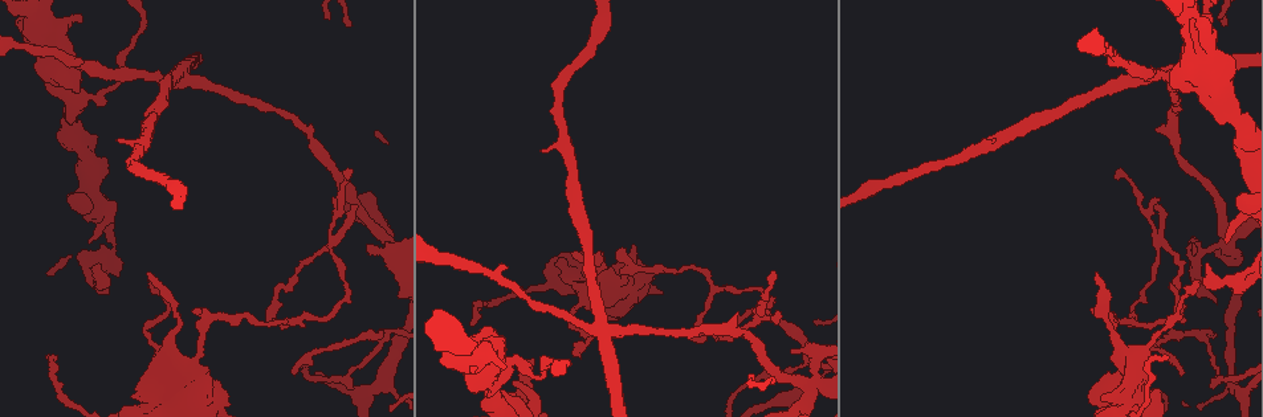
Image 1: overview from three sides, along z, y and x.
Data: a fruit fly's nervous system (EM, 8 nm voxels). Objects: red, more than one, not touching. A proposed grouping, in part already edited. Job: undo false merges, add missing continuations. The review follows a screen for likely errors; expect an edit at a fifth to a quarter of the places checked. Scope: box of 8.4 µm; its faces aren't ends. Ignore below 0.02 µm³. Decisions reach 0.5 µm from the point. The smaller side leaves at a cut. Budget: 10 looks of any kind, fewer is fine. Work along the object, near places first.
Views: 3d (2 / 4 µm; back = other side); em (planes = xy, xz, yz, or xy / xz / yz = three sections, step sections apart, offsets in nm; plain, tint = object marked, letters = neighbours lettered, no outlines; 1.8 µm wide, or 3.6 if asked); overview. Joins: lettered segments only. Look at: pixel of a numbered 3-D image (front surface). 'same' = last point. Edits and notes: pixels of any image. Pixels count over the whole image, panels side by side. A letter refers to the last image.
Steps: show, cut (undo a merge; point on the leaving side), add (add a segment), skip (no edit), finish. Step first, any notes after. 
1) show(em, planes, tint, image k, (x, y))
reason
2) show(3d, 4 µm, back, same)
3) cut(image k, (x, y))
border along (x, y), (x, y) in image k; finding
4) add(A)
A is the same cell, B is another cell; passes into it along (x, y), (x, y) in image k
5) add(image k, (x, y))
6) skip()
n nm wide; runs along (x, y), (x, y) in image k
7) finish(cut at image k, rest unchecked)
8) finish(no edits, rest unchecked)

show(3d, 4 µm, image 1, (1205, 58))
looks like a crossing

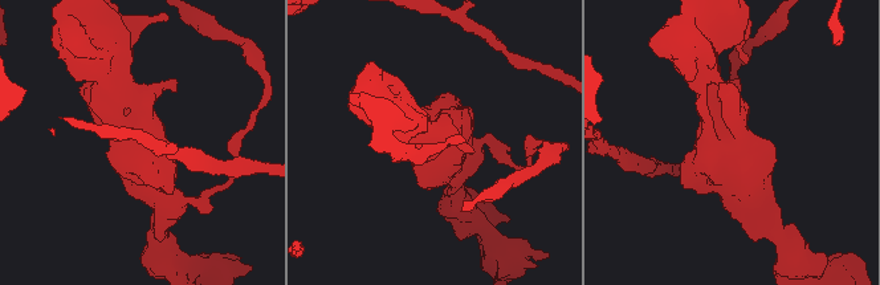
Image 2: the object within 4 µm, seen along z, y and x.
show(em, xy, step 4, tint, image 2, (138, 145))
shape alone is not enough

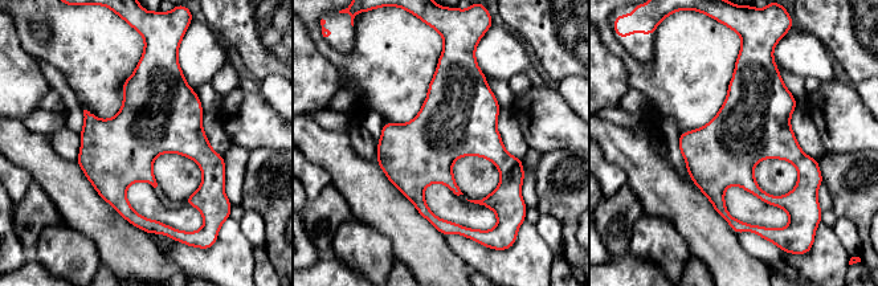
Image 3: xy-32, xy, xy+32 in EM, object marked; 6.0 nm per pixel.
show(em, planes, letters, same)

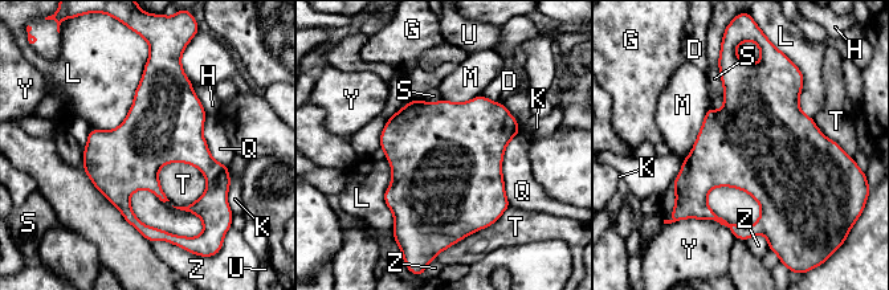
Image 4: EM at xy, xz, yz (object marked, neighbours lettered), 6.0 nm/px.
skip()
D, G, H, K, L, M, Q, S, T, U, Y and Z are other cells; border along (158, 170), (194, 164), (206, 191) in image 4; continuous, no second cell

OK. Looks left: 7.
show(em, yz, step 8, tint, image 1, (597, 331))
sharp bend

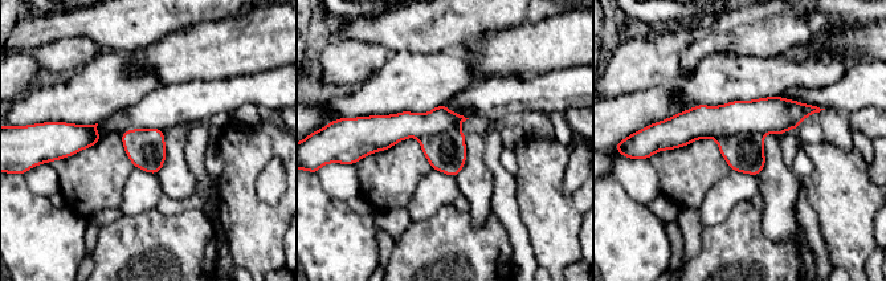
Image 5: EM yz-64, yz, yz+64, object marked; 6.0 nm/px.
show(em, planes, tint, same)
another direction

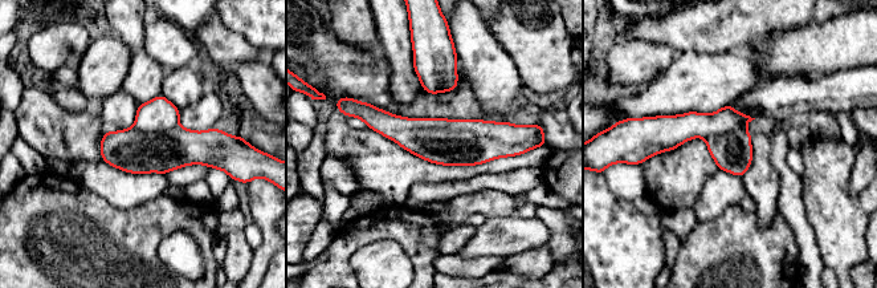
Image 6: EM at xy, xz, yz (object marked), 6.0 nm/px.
show(em, planes, letters, same)
what lies round it

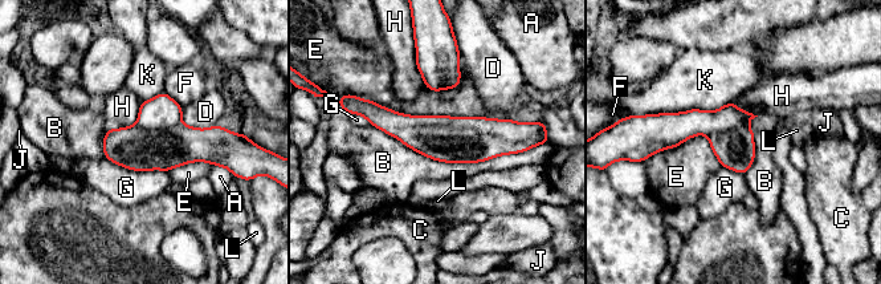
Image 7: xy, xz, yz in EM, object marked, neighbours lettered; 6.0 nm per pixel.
cut(image 7, (158, 113))
A, B, C, D, E, F, G, H, J, K and L are other cells; border along (180, 121), (167, 129), (137, 125) in image 7; a second cell is stuck on

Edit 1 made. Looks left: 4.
show(em, planes, letters, image 1, (93, 267))
an open end

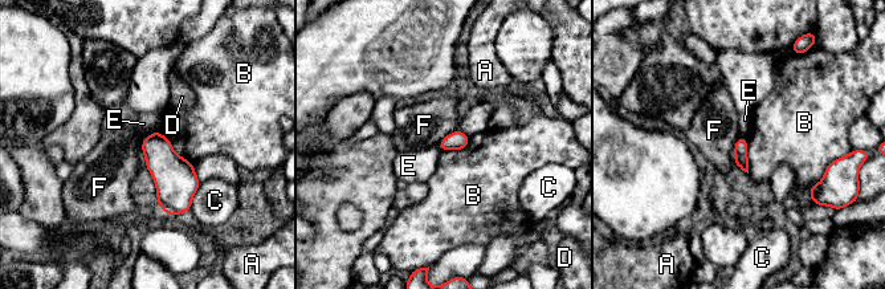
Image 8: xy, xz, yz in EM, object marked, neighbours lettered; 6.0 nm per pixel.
skip()
A, B, C, D, E and F are other cells; border along (741, 135), (735, 142), (734, 163) in image 8; none of them fits

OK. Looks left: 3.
show(em, planes, letters, image 1, (572, 276))
closes a loop

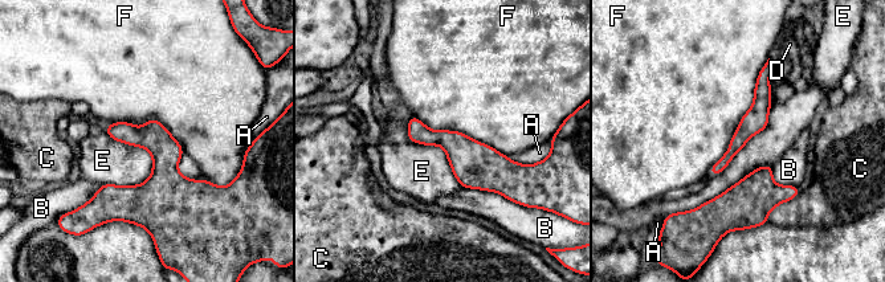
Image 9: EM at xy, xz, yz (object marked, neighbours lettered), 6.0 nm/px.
skip()
150 nm wide; A, B, C, D, E and F are other cells; border along (105, 133), (150, 154), (146, 182) in image 9; continuous, no second cell

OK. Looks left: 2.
finish(cut at image 7, rest unchecked)

